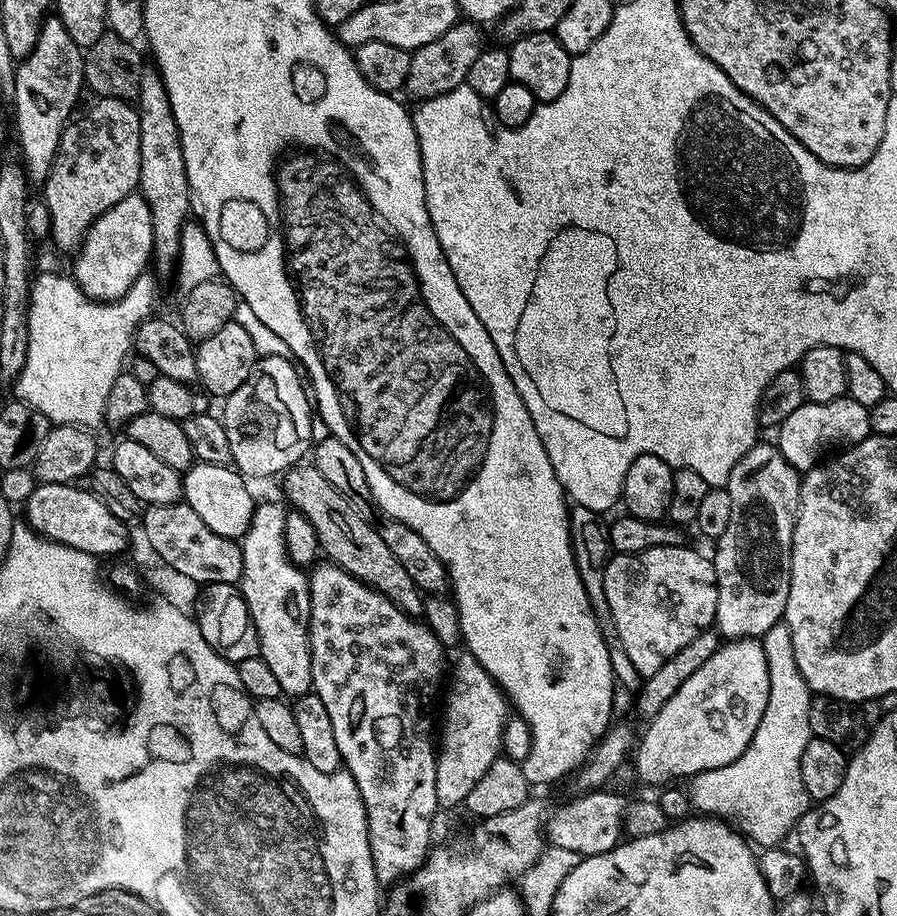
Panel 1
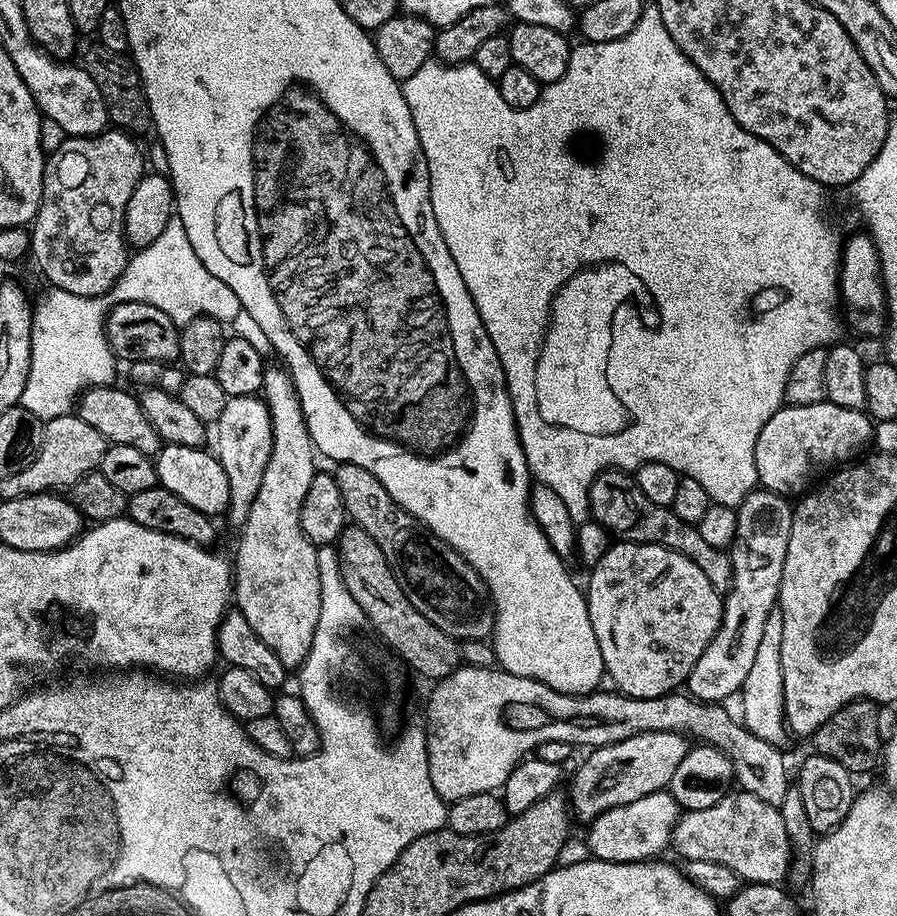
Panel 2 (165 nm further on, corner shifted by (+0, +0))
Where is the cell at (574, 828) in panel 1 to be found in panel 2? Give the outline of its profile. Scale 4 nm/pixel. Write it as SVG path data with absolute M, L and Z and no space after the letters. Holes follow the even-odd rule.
M668 790L648 794L629 805L618 806L606 810L596 820L587 825L586 839L589 853L595 859L609 860L615 864L638 864L642 860L651 860L661 855L660 851L669 847L672 838L672 827L676 824L676 818L682 809L676 804L675 799Z

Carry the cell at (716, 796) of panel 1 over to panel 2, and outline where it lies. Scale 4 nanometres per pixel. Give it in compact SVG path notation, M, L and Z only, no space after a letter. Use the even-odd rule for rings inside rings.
M773 610L766 618L766 626L762 629L762 642L758 646L758 655L754 657L754 666L750 666L750 674L746 674L746 682L742 689L744 696L744 716L742 723L758 738L780 746L790 736L784 716L784 683L782 682L782 614Z

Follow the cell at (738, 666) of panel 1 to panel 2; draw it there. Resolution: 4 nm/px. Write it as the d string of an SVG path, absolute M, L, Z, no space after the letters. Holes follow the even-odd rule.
M662 731L643 732L622 742L593 749L577 770L568 793L575 819L577 816L582 824L589 824L608 809L629 805L650 793L663 791L689 749L685 735Z

